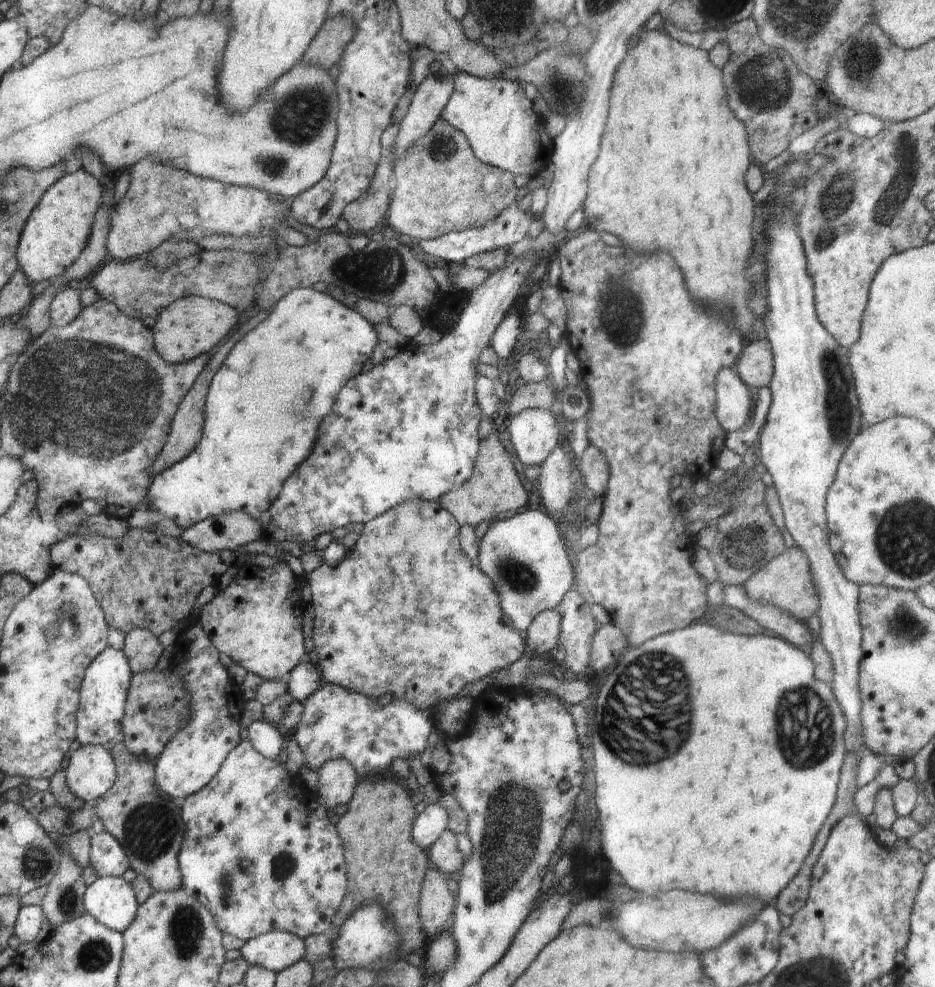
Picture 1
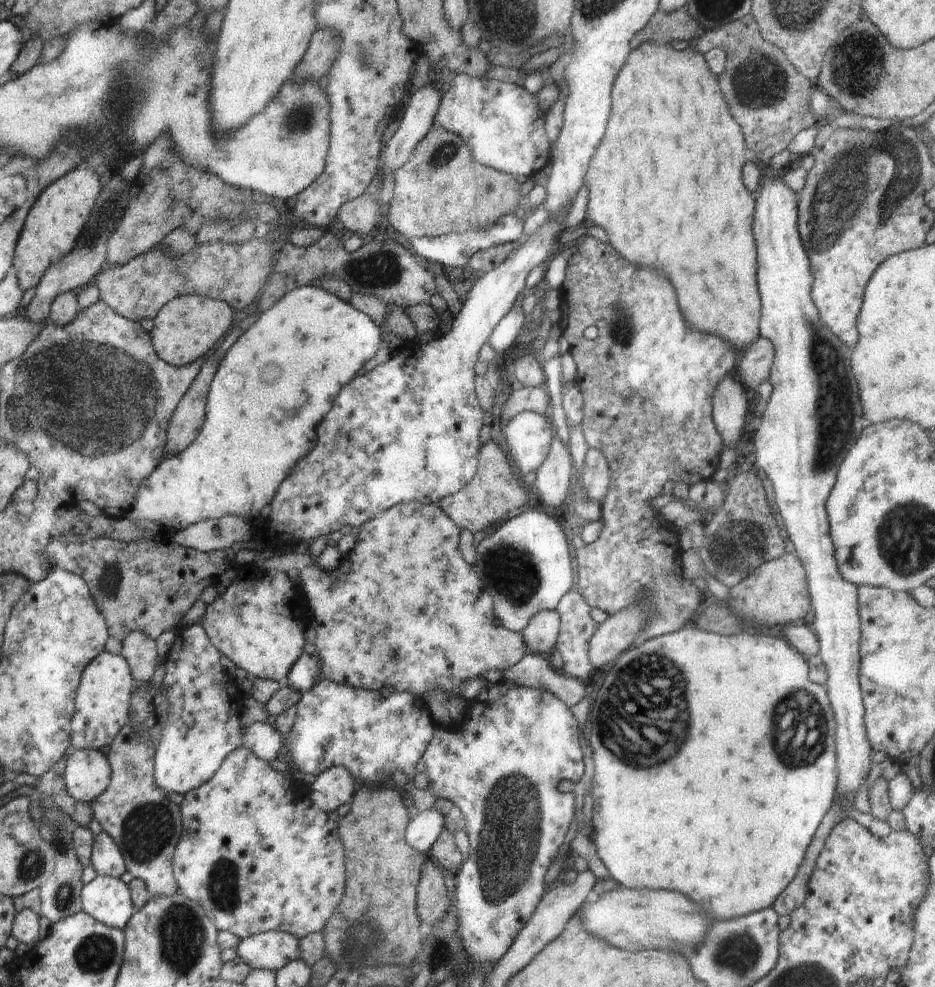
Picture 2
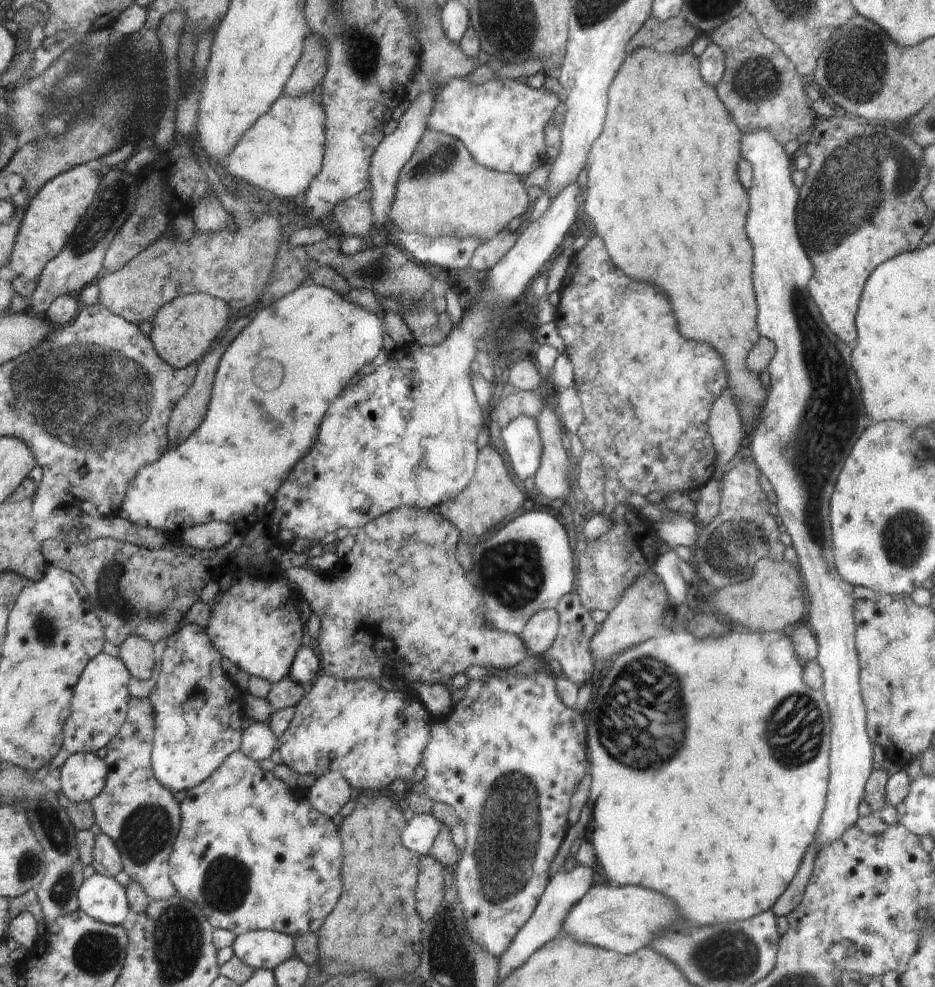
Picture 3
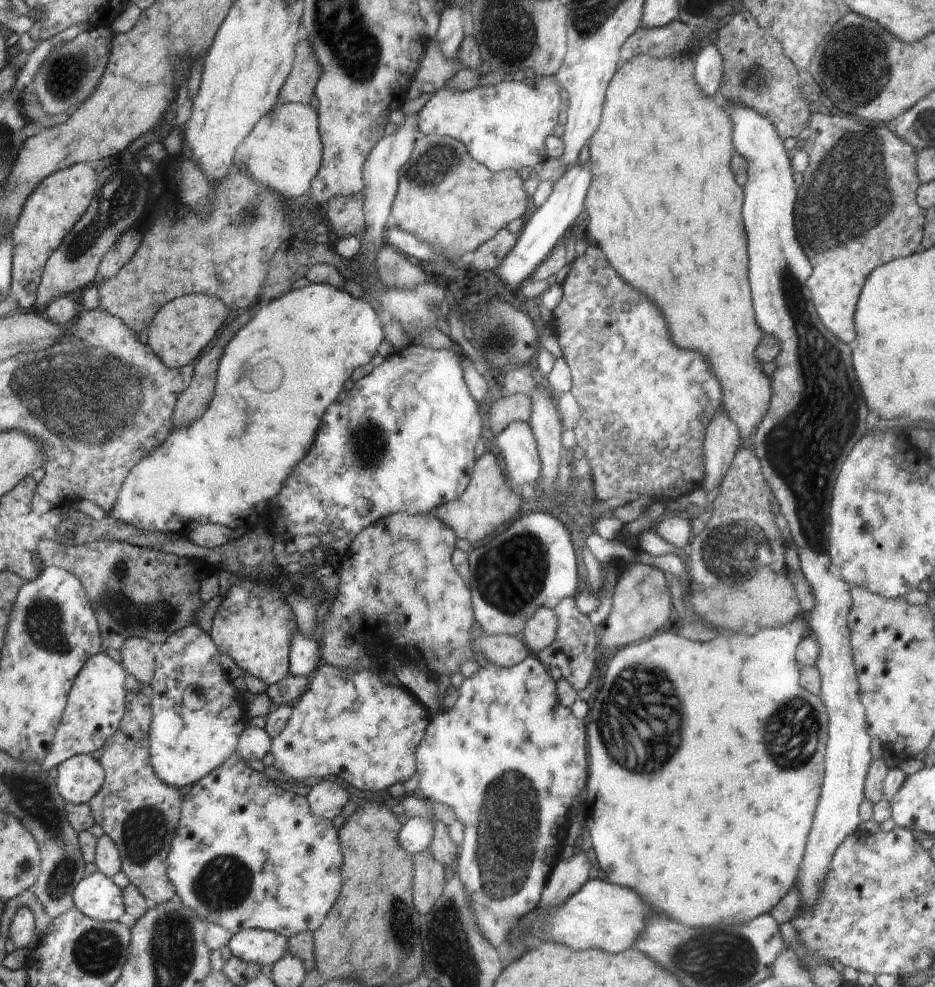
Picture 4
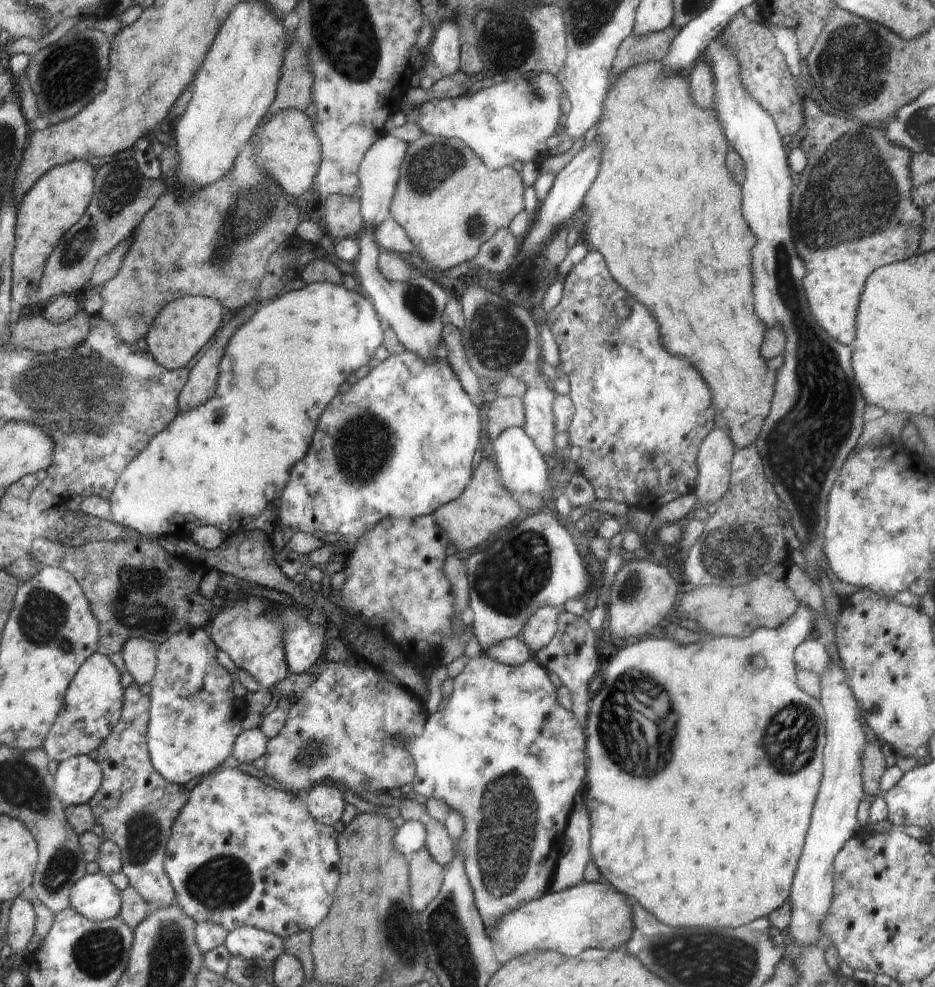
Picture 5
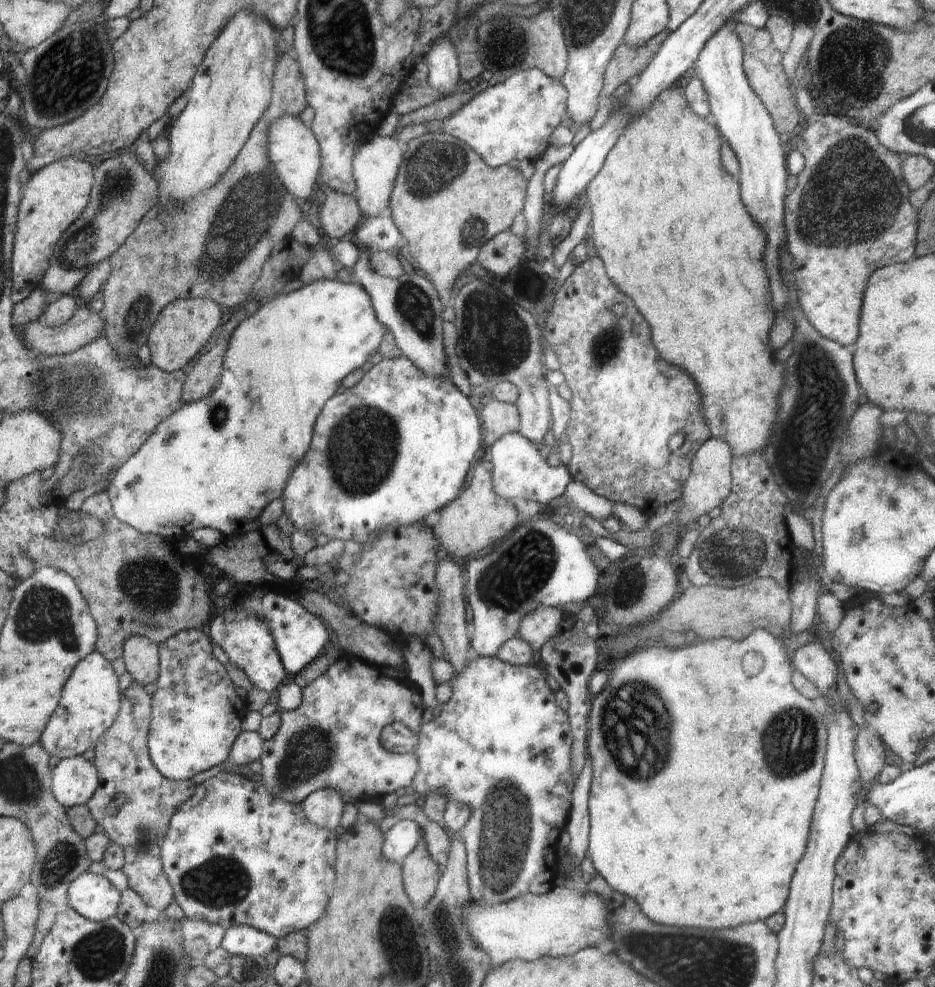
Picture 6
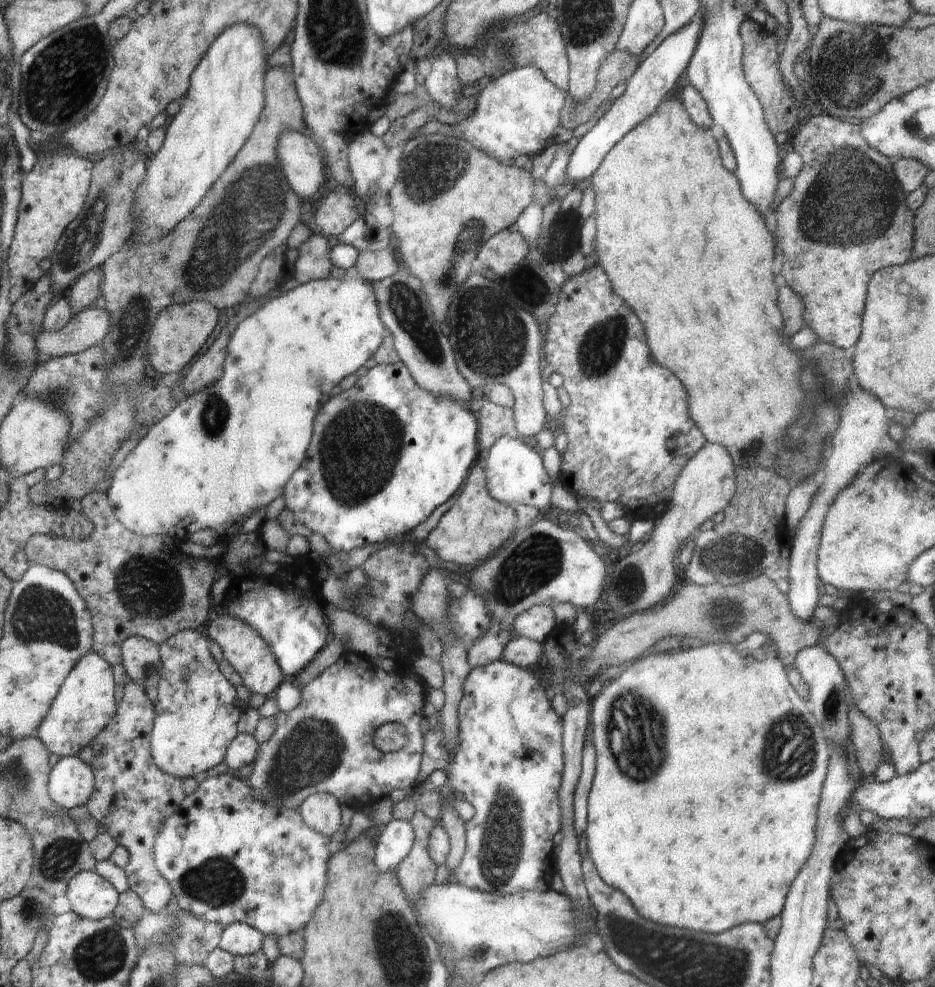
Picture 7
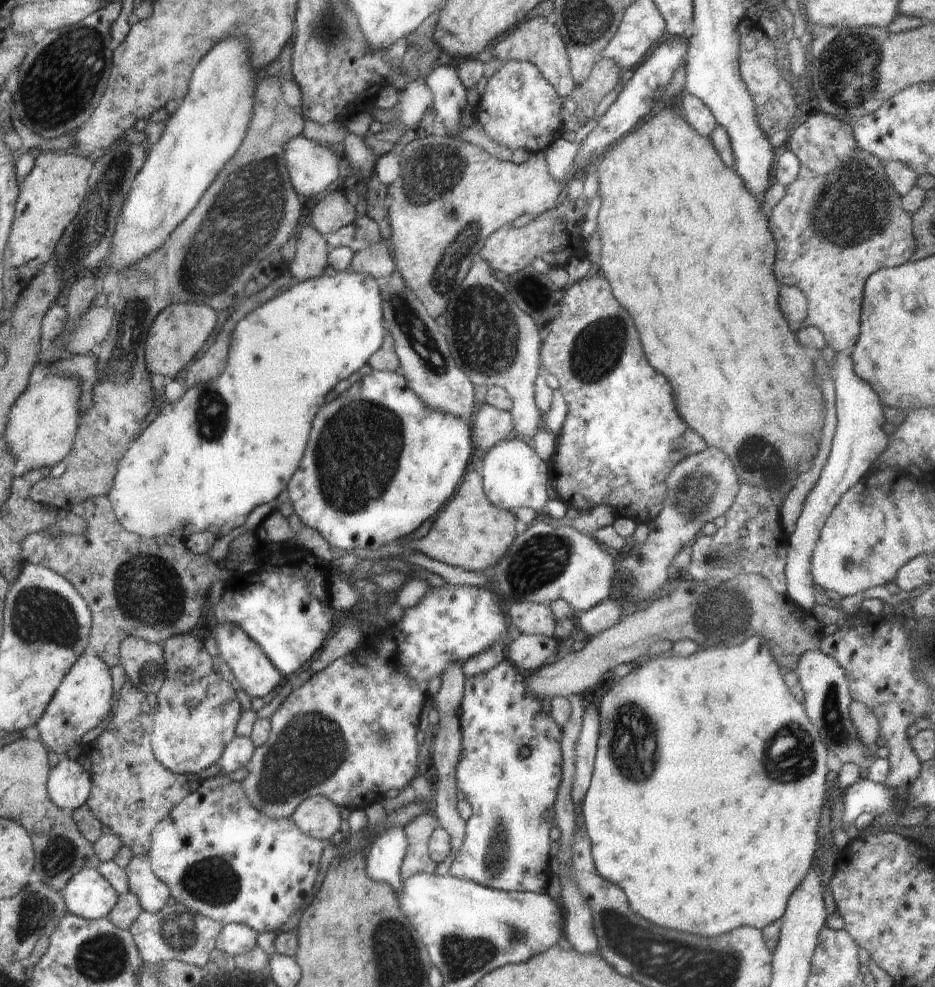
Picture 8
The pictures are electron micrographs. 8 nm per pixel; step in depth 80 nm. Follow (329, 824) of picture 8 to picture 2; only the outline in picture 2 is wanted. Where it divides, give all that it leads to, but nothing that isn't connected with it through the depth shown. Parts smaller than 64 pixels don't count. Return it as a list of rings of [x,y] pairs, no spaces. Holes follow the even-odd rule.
[[[334,765],[316,777],[308,793],[318,808],[324,812],[332,812],[338,806],[352,802],[353,776],[347,768]]]

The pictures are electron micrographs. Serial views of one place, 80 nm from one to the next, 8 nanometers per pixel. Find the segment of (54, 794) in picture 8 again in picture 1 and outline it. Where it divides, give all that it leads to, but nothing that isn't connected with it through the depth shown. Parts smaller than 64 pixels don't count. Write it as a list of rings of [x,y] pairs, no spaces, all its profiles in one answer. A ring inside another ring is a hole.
[[[80,745],[73,750],[65,768],[72,794],[88,804],[110,791],[115,784],[112,757],[102,745]]]

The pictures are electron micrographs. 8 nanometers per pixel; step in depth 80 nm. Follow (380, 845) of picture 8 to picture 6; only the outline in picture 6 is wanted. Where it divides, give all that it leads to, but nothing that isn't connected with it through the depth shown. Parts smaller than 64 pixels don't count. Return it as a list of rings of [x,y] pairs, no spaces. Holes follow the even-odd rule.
[[[409,819],[398,820],[384,834],[384,842],[382,842],[384,860],[390,860],[390,862],[401,865],[404,858],[416,848],[422,834],[421,827],[415,821]]]

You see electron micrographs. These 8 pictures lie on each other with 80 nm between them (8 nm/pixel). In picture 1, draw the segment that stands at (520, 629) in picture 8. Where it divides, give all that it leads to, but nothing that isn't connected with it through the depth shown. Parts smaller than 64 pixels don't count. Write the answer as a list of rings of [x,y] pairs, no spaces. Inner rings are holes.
[[[546,609],[535,616],[532,624],[524,632],[526,644],[537,657],[552,650],[559,642],[561,616],[556,609]]]

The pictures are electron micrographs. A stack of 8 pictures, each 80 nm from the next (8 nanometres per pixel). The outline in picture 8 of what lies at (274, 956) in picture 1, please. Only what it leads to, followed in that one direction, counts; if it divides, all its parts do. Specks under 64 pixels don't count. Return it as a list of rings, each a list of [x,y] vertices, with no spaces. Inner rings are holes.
[[[230,923],[223,925],[215,947],[232,957],[246,954],[258,944],[256,941],[257,934],[247,924]]]

